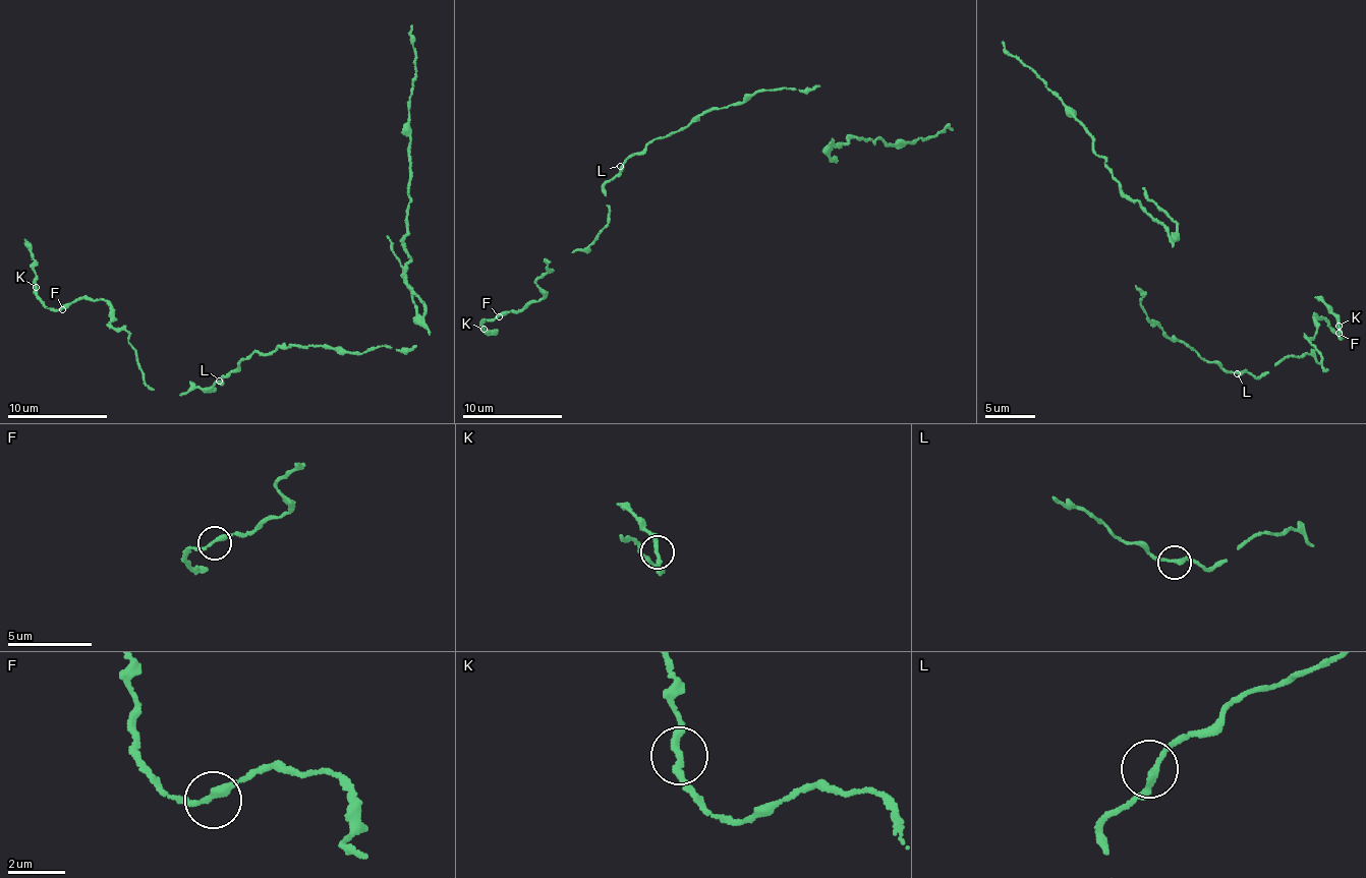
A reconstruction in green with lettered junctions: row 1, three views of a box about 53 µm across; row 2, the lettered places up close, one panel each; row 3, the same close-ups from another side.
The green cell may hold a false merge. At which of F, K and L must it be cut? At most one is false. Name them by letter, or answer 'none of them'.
K

